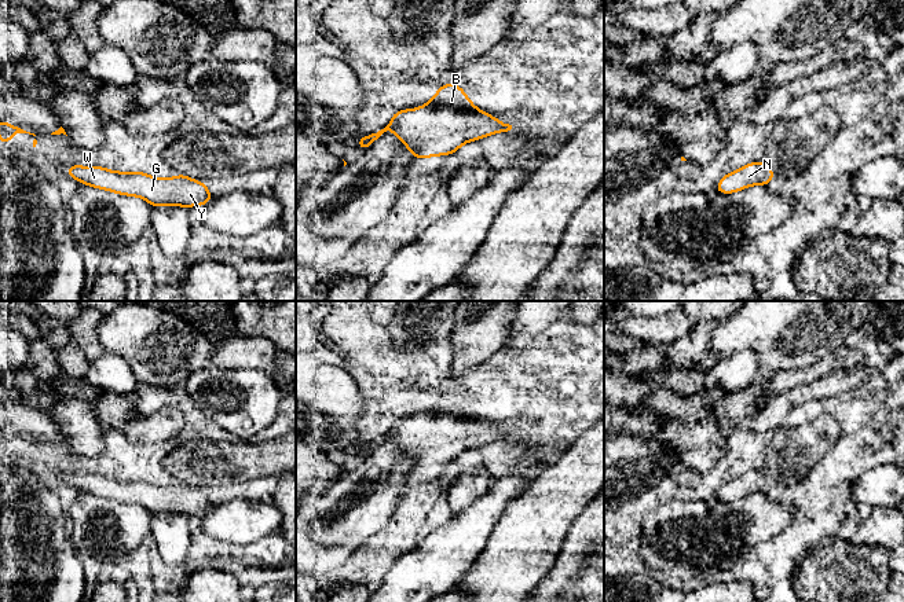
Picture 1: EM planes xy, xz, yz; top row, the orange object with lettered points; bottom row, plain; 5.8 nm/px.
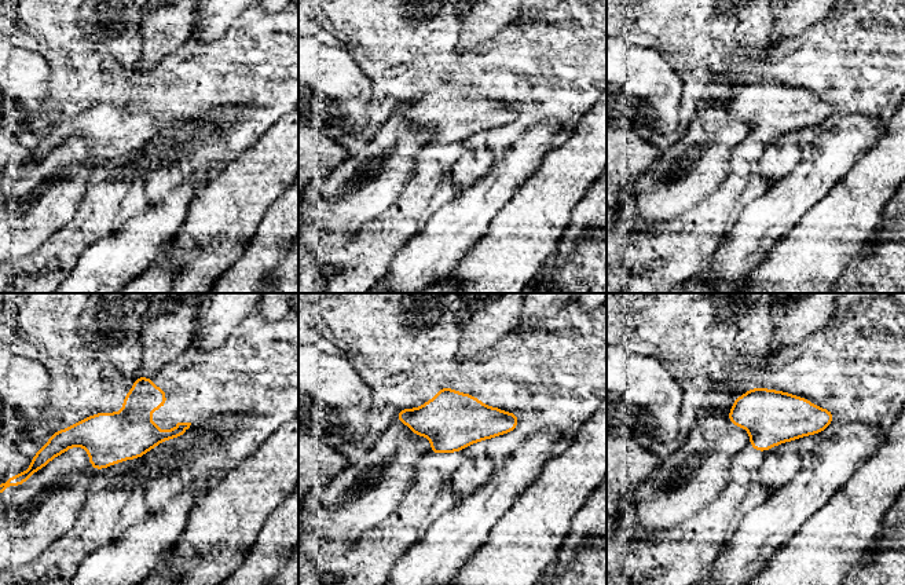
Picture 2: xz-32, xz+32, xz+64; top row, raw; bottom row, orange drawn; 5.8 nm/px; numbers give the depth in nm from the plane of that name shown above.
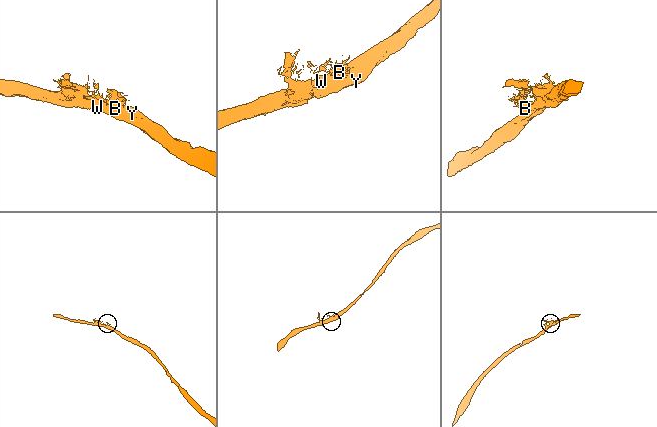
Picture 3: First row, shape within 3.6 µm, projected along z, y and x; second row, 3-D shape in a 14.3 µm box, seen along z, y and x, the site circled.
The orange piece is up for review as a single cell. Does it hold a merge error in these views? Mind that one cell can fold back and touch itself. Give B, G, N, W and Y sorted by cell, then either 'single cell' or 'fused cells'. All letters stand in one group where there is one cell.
B G N W Y; single cell

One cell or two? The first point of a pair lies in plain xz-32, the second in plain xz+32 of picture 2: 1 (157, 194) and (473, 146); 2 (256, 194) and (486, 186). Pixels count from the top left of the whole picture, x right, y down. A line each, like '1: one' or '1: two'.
1: one
2: two

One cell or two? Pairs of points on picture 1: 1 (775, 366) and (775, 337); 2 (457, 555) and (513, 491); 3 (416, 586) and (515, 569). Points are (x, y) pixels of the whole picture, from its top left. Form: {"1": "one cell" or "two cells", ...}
{"1": "one cell", "2": "one cell", "3": "two cells"}

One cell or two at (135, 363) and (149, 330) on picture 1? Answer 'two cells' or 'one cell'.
one cell

